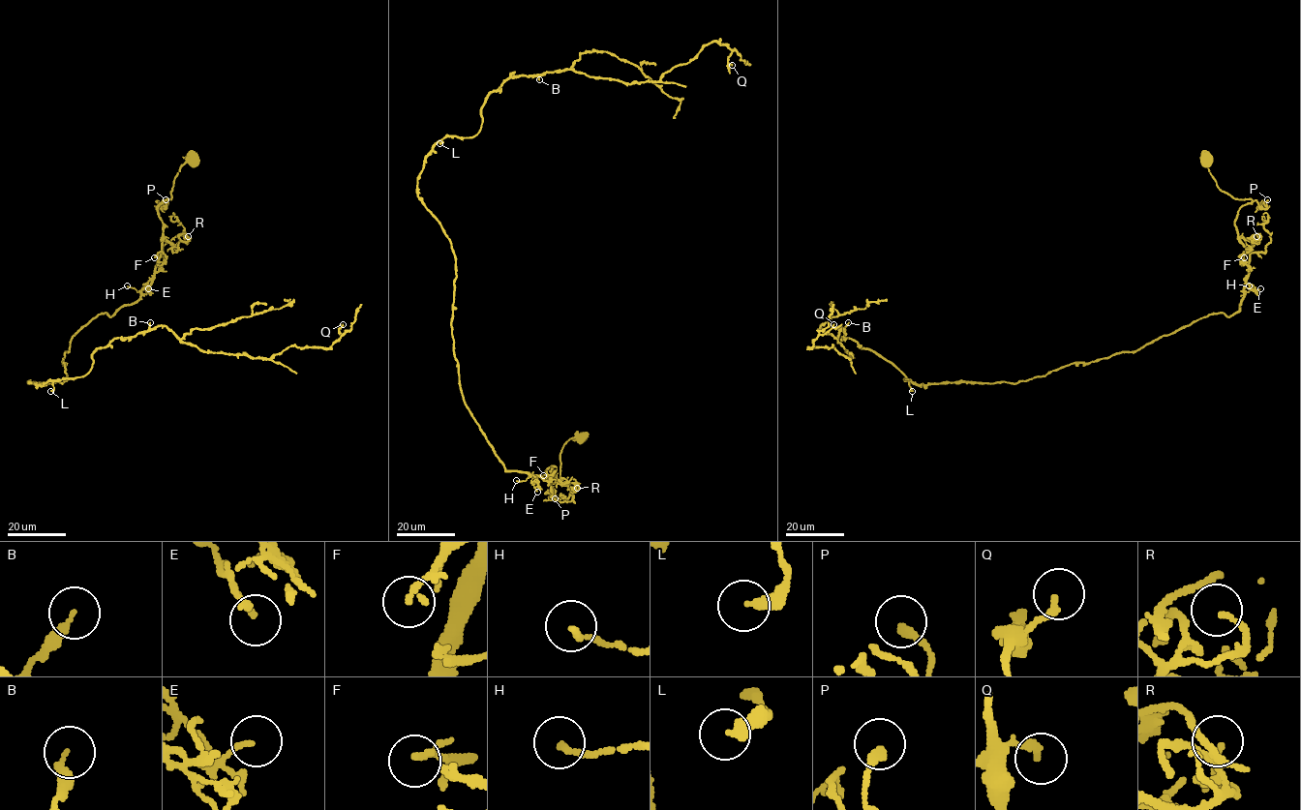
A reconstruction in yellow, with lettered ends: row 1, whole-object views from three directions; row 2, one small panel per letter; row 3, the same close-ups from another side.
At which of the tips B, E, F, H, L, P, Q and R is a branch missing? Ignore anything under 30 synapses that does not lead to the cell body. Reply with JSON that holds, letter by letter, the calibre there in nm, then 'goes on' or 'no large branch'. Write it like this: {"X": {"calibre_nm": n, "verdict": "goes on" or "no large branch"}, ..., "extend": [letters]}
{"B": {"calibre_nm": 200, "verdict": "no large branch"}, "E": {"calibre_nm": 130, "verdict": "no large branch"}, "F": {"calibre_nm": 130, "verdict": "no large branch"}, "H": {"calibre_nm": 180, "verdict": "no large branch"}, "L": {"calibre_nm": 360, "verdict": "no large branch"}, "P": {"calibre_nm": 200, "verdict": "no large branch"}, "Q": {"calibre_nm": 200, "verdict": "no large branch"}, "R": {"calibre_nm": 140, "verdict": "no large branch"}, "extend": []}

